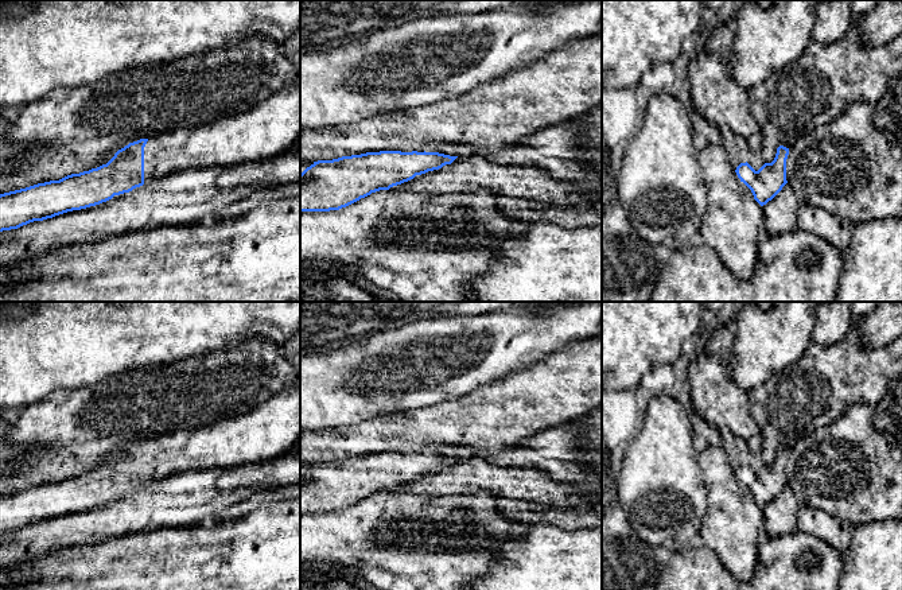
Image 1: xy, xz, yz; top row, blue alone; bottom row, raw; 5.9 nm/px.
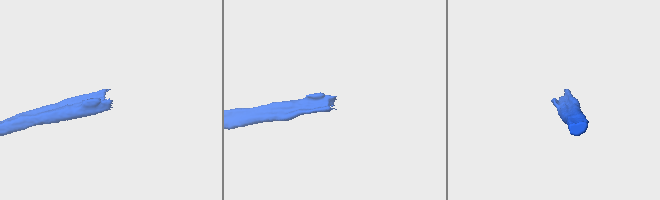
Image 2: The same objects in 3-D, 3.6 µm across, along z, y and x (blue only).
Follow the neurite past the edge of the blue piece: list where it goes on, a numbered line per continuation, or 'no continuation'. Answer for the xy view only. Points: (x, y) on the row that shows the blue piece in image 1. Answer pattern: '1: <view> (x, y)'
1: xy (267, 129)

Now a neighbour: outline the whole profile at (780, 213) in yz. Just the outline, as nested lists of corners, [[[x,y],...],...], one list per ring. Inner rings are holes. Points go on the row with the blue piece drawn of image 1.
[[[788,183],[762,207],[765,236],[777,236],[797,228],[798,201]]]

